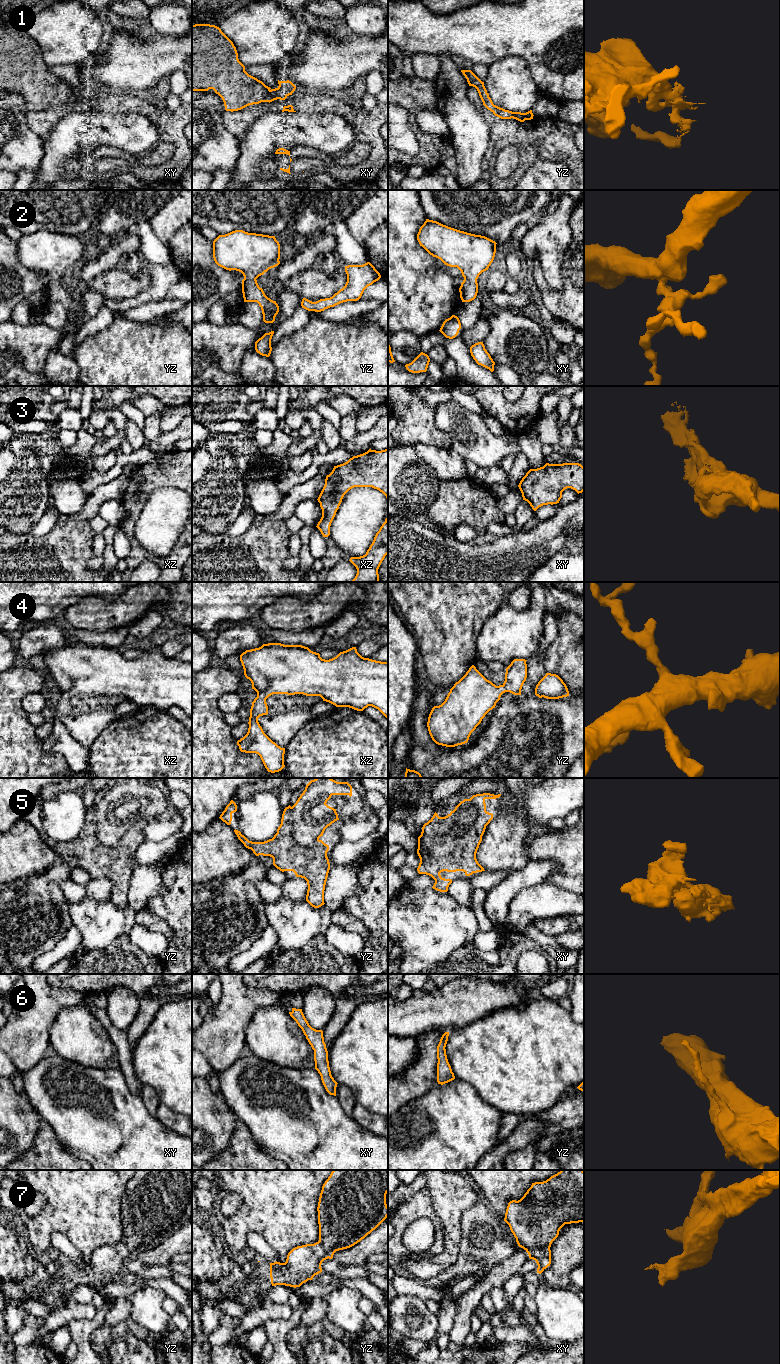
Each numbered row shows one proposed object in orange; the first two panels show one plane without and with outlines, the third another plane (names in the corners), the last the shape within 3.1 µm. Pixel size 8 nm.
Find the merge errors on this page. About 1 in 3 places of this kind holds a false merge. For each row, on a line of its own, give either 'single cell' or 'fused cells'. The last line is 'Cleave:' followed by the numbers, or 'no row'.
1: single cell
2: single cell
3: single cell
4: single cell
5: fused cells
6: single cell
7: single cell
Cleave: 5

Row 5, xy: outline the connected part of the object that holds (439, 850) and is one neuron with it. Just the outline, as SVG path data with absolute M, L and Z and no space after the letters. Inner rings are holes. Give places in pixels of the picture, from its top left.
M483 793L470 798L477 808L477 816L462 835L452 834L455 828L454 810L445 817L439 817L435 812L423 825L421 835L418 837L417 854L420 863L417 871L435 880L433 889L440 892L448 891L452 880L442 878L440 873L443 871L463 871L466 876L485 871L476 859L486 826L493 819L493 814L486 811L485 800L500 796L501 794Z

